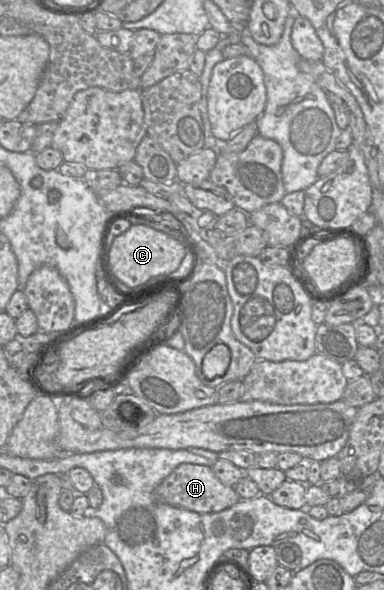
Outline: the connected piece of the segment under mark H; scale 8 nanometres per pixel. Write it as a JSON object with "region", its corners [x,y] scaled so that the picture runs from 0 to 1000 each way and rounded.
{"region":[[[474,785],[461,790],[401,831],[401,844],[414,853],[479,861],[521,871],[563,869],[615,854],[628,844],[609,825],[570,815],[552,792]]]}

